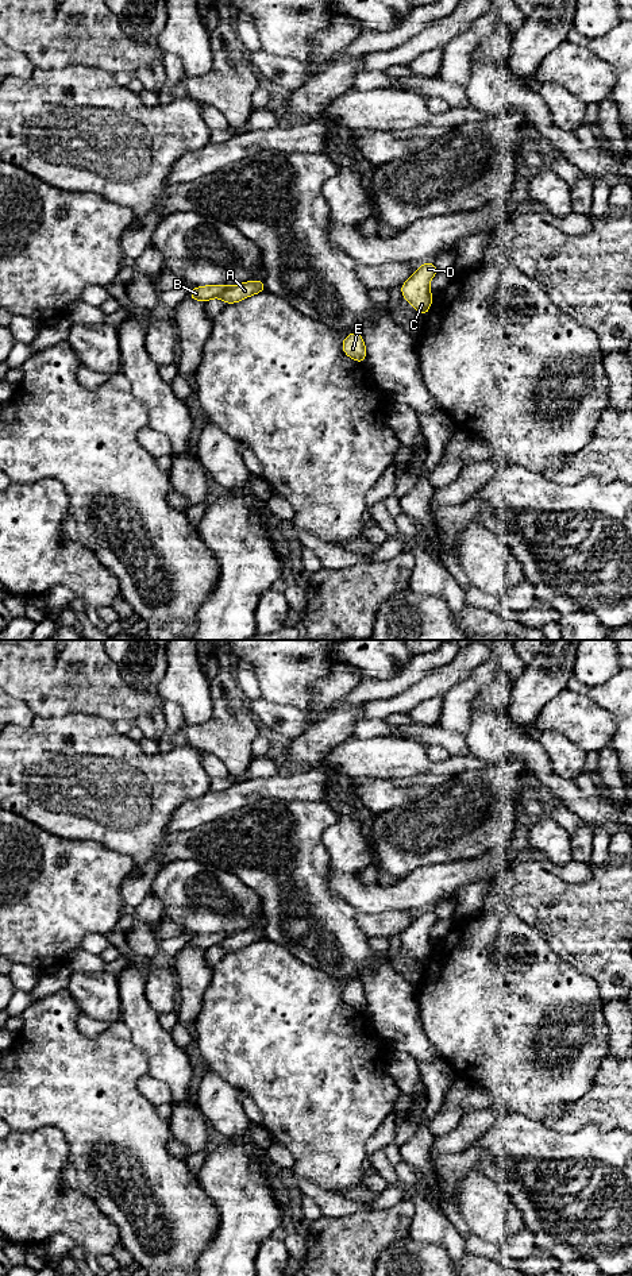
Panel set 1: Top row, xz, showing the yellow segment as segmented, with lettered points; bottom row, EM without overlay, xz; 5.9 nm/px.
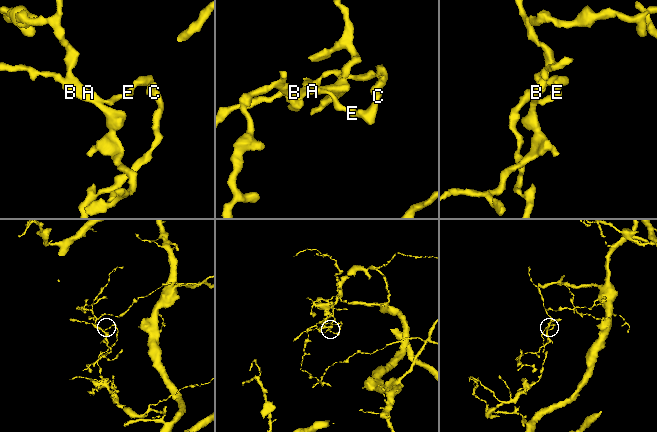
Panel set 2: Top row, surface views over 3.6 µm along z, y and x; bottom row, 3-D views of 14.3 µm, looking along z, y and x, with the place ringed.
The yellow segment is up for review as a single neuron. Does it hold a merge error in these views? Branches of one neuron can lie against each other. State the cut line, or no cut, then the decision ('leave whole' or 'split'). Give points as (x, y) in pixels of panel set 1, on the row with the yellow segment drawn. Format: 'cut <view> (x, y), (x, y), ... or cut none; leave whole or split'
cut xz (232, 286), (219, 297); split

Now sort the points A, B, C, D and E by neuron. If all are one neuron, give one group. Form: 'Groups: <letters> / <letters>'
Groups: A C D E / B

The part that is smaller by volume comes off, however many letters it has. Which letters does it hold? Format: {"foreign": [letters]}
{"foreign": ["B"]}

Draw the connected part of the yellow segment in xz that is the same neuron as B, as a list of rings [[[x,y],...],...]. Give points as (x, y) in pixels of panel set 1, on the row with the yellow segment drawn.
[[[224,284],[194,286],[192,292],[188,294],[188,297],[205,304],[211,298],[220,298],[220,296],[231,288],[232,288],[231,285],[224,285]]]

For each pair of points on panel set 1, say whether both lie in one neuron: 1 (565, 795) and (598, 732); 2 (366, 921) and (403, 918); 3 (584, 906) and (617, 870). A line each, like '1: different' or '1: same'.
1: different
2: same
3: same

